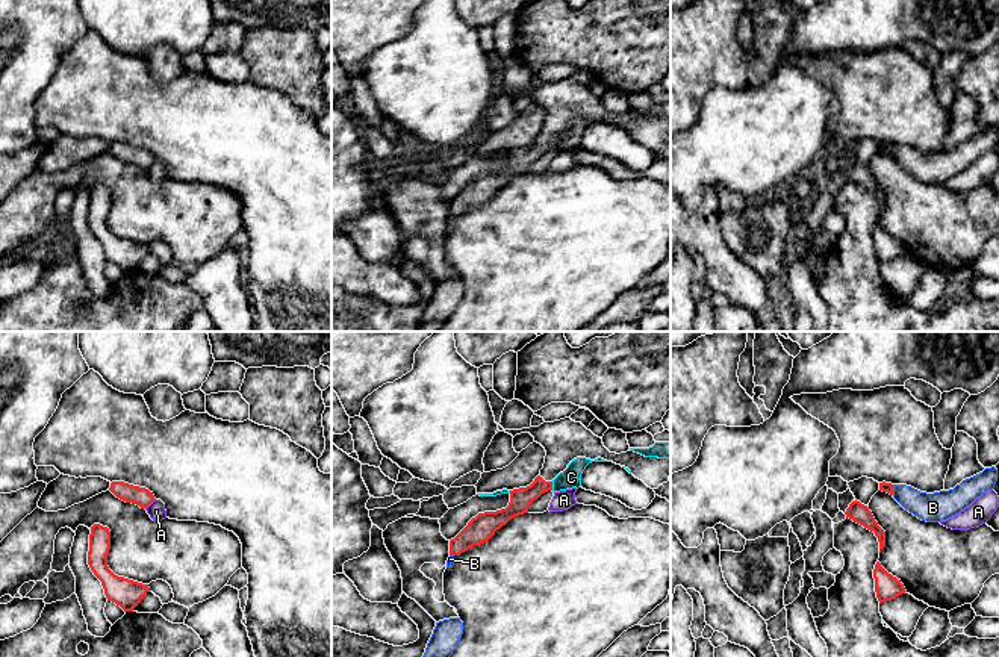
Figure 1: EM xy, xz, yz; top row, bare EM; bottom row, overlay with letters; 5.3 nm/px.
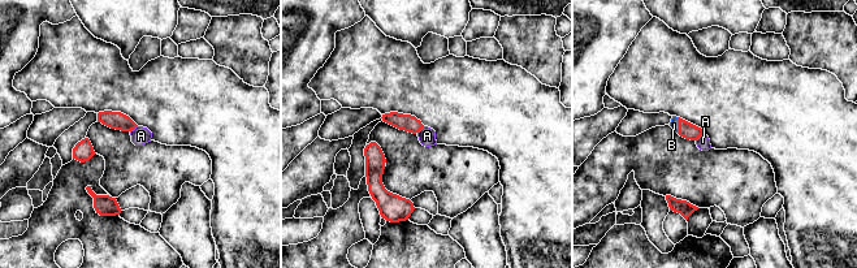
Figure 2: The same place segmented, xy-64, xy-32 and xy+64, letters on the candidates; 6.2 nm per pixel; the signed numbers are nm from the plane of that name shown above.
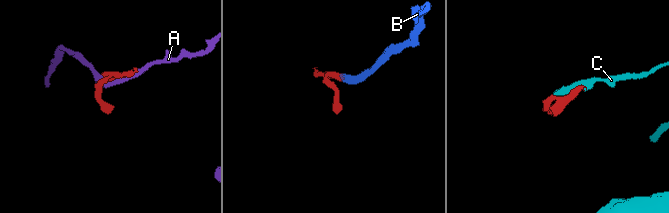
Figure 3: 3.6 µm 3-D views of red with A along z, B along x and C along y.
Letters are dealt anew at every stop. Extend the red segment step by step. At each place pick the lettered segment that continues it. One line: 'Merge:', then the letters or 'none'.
Merge: B

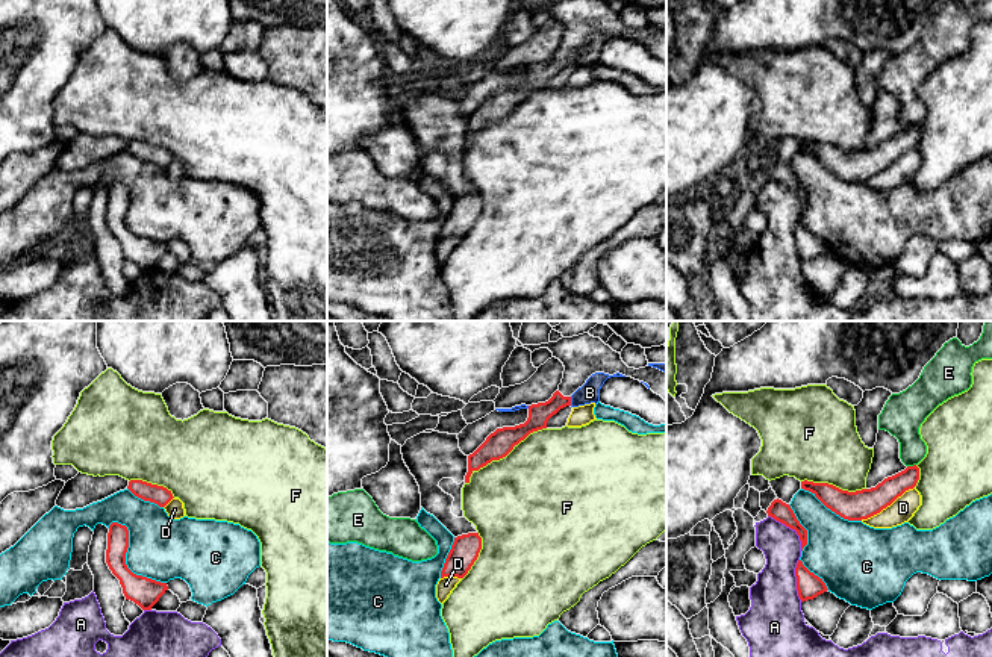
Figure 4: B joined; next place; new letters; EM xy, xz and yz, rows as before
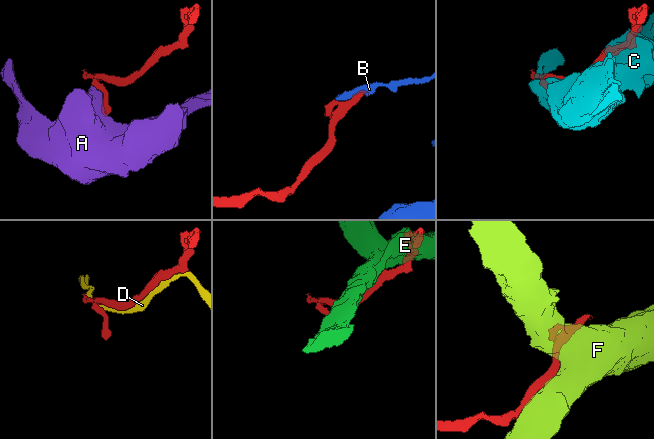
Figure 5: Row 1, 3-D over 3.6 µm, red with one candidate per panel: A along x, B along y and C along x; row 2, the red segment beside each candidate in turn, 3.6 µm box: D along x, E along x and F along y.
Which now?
Merge: none

